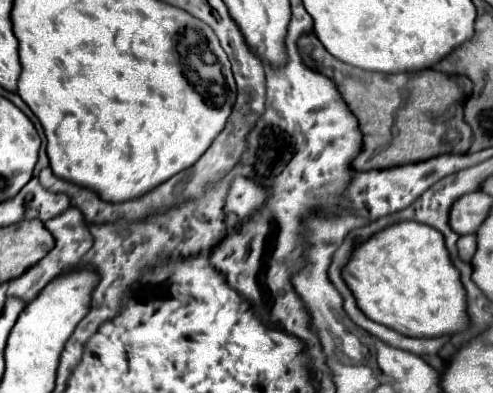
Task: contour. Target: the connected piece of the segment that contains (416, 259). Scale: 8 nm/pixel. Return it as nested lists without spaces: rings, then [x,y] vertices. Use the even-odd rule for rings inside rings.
[[[400,221],[360,243],[342,267],[342,279],[356,297],[360,311],[408,337],[440,337],[468,325],[466,291],[452,267],[444,237],[418,221]]]

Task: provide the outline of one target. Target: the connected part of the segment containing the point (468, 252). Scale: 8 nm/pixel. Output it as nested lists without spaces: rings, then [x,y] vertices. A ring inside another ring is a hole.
[[[462,235],[456,245],[458,245],[458,257],[462,261],[470,261],[476,251],[476,235]]]

